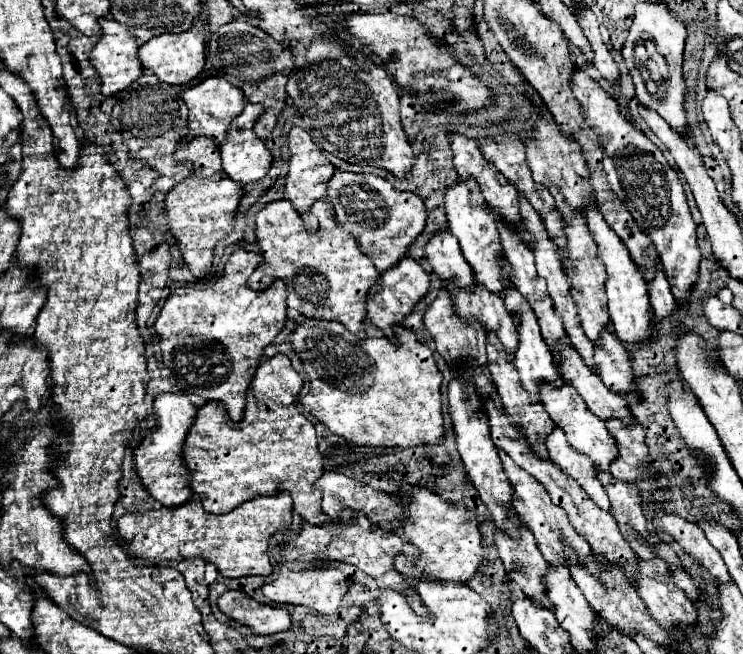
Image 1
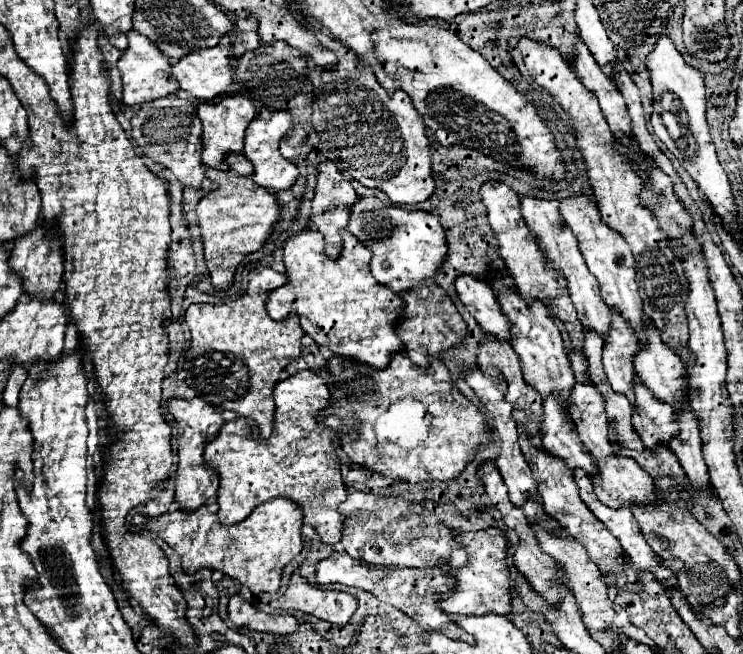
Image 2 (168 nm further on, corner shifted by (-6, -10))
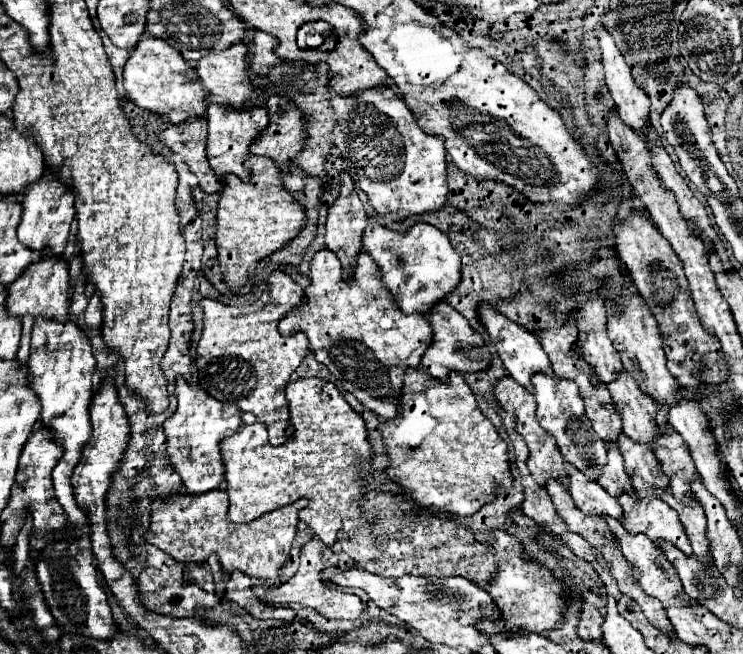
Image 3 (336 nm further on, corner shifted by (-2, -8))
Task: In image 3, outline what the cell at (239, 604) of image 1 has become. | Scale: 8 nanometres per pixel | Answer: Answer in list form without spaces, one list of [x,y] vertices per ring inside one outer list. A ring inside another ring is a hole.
[[[234,572],[228,580],[226,586],[226,598],[234,604],[238,604],[240,608],[244,608],[250,616],[254,618],[274,618],[274,620],[294,620],[294,610],[290,608],[270,608],[264,602],[260,602],[254,594],[252,594],[252,578],[242,576],[242,572]]]

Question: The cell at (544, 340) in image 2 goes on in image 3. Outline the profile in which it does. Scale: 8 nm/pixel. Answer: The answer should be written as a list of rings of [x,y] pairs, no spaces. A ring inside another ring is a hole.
[[[538,372],[532,376],[532,386],[538,404],[538,420],[542,428],[546,428],[556,438],[558,450],[570,464],[574,464],[580,472],[584,472],[592,480],[598,480],[598,468],[606,464],[606,444],[598,438],[598,434],[592,430],[590,420],[586,418],[576,382],[556,374],[548,376],[544,372]]]

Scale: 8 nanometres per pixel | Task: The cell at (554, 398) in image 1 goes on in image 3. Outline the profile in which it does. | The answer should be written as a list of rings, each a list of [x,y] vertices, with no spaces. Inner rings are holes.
[[[622,492],[618,496],[618,502],[624,510],[620,522],[630,532],[634,532],[634,534],[642,532],[652,542],[656,542],[658,538],[664,538],[664,540],[676,544],[682,552],[692,554],[690,540],[678,520],[678,514],[666,502],[662,502],[654,496],[638,498],[636,494],[630,494],[630,492]]]

